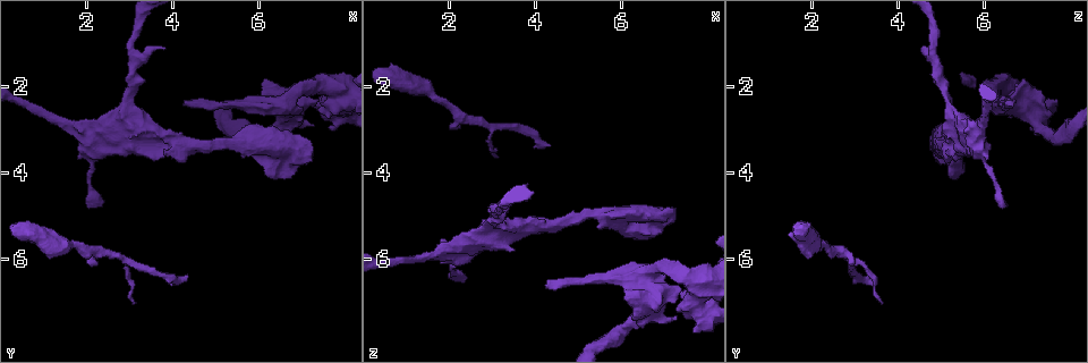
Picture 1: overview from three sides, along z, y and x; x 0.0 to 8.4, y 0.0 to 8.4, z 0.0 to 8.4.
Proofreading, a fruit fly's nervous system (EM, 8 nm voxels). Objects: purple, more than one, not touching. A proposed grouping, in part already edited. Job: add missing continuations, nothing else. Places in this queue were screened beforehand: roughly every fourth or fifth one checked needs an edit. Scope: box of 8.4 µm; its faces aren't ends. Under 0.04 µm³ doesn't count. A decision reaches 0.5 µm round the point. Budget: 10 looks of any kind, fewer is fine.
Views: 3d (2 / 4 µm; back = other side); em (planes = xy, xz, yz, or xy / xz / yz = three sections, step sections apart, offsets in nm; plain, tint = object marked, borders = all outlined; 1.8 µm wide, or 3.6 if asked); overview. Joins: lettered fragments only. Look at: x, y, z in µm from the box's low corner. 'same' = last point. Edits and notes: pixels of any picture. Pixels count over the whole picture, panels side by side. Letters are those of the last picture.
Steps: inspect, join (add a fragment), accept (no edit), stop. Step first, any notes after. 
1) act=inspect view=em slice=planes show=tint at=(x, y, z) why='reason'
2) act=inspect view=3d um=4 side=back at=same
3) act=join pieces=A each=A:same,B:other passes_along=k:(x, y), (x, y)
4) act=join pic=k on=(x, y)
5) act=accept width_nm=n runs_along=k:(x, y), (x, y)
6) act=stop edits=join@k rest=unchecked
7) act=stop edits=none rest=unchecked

act=inspect view=em slice=yz step=4 show=borders at=(4.30, 6.45, 3.40) why='thin end'

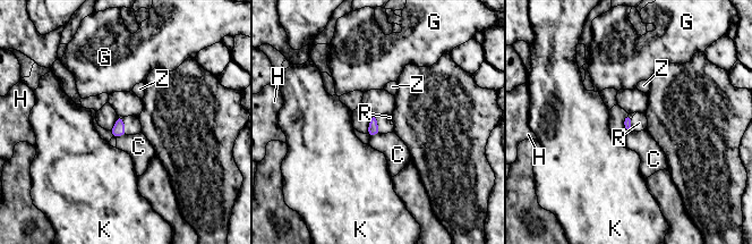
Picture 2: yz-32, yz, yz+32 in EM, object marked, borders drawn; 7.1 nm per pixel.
act=join pieces=R each=C:other,G:other,H:other,K:other,R:same,Z:other passes_along=2:(627, 119), (630, 124), (639, 123) found='the neuron continues'

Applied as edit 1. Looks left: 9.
act=inspect view=overview

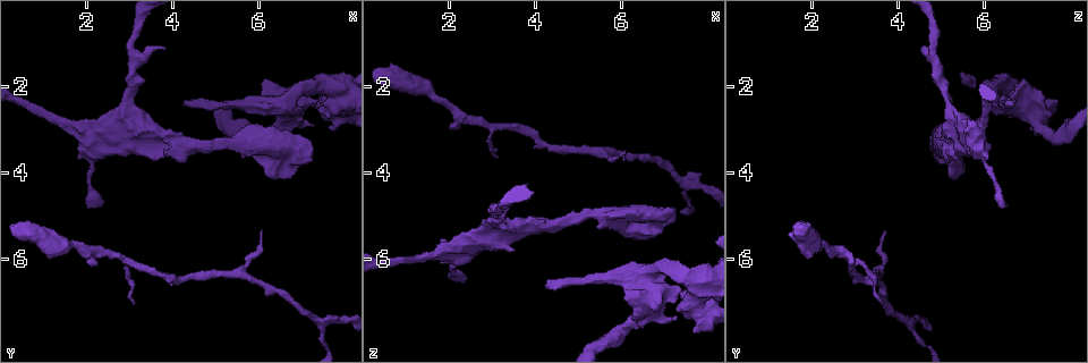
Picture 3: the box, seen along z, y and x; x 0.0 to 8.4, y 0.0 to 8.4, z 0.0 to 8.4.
act=inspect view=3d um=4 at=(4.20, 2.35, 6.60)

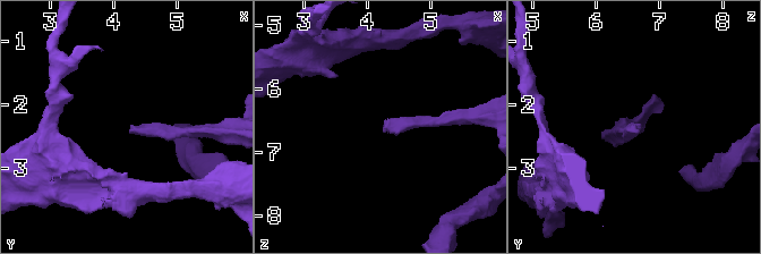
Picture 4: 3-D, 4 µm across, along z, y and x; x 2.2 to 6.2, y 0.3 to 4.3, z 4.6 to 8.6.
act=inspect view=em slice=planes show=borders at=(4.20, 2.35, 6.60)

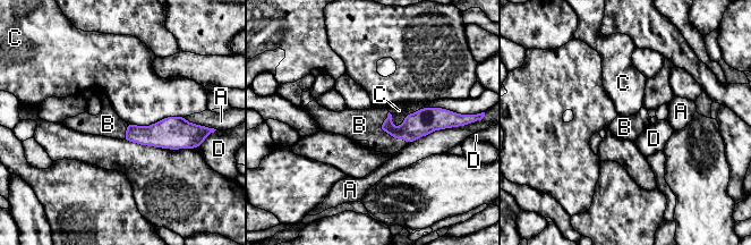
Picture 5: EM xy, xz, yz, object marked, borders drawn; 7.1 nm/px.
act=join pieces=B each=A:other,B:same,C:other,D:other passes_along=5:(419, 124), (386, 132), (359, 125) found='the neuron continues'

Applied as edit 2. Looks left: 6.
act=inspect view=3d um=4 at=(7.20, 3.65, 4.90) why='stops while still wide'

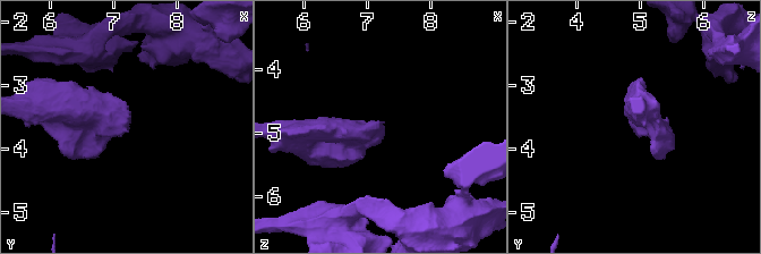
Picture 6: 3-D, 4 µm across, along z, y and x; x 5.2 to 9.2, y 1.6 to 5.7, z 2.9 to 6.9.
act=inspect view=em slice=planes show=borders at=(7.25, 3.70, 4.85)

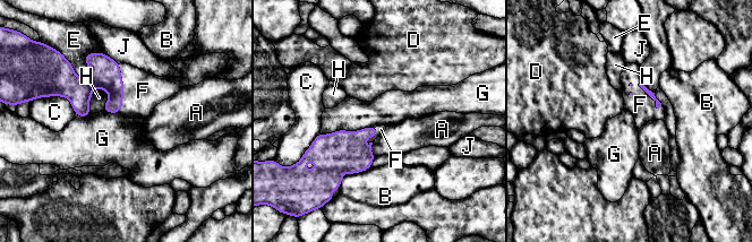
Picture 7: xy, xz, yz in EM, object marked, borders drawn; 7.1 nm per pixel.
act=join pieces=F longest_contact=G:400nm each=A:other,B:other,C:other,D:other,E:other,F:same,G:other,H:other,J:other found='it goes on there'

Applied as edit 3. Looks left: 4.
act=inspect view=em slice=xz step=16 show=borders at=(3.75, 1.15, 4.65) why='free end'

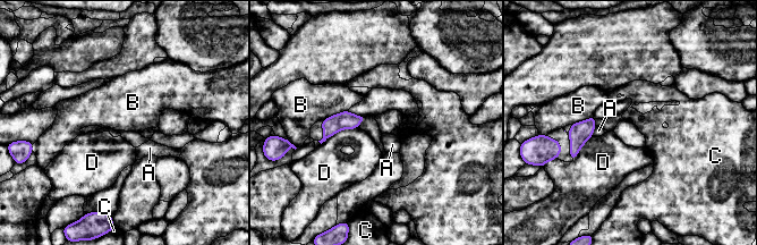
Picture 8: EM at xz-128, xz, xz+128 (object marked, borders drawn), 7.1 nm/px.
act=accept longest_contact=D:280nm each=A:other,B:other,C:other,D:other found='no lettered fragment goes on from it'

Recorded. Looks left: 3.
act=stop edits=join@2,join@5,join@7 rest=unchecked

